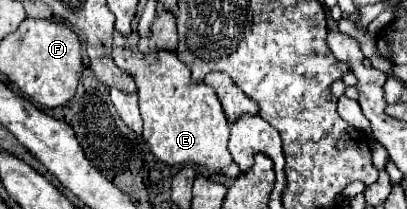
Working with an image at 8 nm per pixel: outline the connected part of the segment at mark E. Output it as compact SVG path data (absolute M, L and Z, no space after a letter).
M116 48L112 58L118 68L136 80L140 112L144 120L142 138L156 160L168 166L198 164L204 166L210 174L222 172L228 164L234 162L226 148L230 126L216 94L204 82L192 82L190 68L184 66L174 52L132 52L128 48Z

